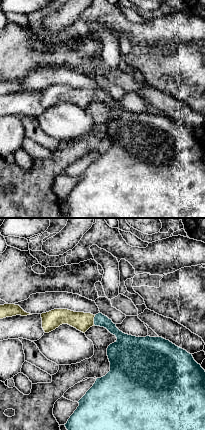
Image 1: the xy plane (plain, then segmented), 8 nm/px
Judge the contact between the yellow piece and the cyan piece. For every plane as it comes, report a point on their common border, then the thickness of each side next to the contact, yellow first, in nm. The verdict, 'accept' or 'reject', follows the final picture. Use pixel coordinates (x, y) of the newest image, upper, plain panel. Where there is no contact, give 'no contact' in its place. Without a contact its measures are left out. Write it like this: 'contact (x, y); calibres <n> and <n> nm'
contact (93, 96); calibres 150 and 100 nm

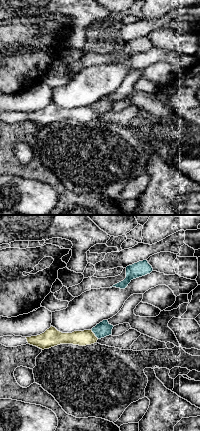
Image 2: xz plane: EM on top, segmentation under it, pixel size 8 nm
contact (94, 110); calibres 130 and 120 nm

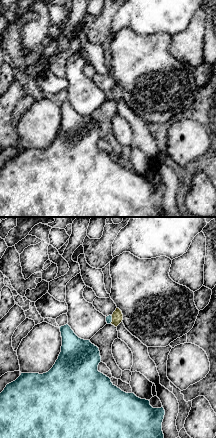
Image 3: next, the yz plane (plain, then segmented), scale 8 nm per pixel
contact (112, 95); calibres 90 and 50 nm

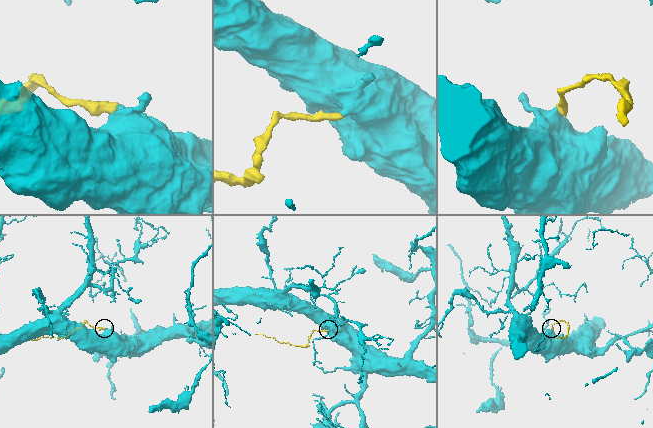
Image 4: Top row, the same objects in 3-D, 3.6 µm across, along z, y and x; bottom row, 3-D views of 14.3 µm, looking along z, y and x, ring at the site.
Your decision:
accept

